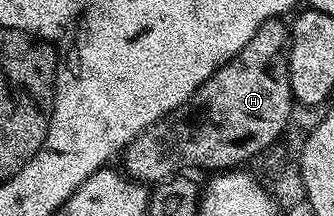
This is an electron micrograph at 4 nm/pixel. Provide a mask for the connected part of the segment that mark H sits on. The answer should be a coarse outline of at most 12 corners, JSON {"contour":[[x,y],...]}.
{"contour":[[271,18],[122,169],[158,184],[242,167],[293,117],[291,32]]}

